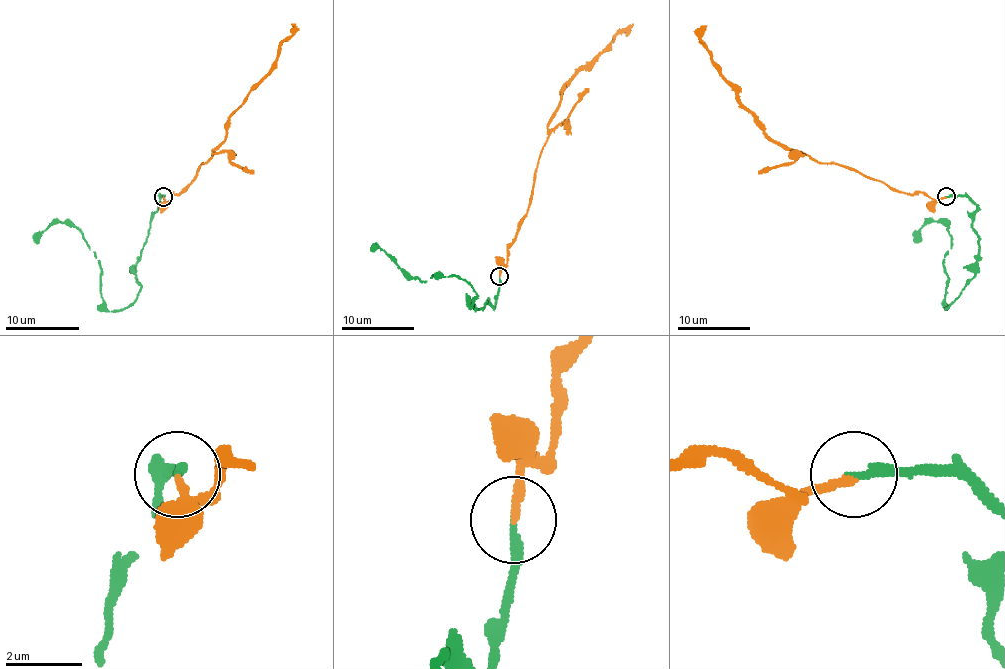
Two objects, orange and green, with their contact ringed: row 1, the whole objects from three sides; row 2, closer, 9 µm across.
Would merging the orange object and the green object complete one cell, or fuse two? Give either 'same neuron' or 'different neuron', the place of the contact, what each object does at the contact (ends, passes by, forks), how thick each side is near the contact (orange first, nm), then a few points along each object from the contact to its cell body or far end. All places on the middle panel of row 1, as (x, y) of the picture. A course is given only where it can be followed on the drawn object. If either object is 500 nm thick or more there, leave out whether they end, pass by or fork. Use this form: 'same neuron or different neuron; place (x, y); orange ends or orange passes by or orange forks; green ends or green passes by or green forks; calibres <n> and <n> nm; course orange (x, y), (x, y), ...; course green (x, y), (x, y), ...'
same neuron; place (499, 276); orange ends; green ends; calibres 190 and 200 nm; course orange (499, 276), (517, 223), (528, 208), (550, 118), (561, 101), (562, 88), (611, 39), (624, 30), (628, 36); course green (499, 276), (493, 307), (477, 308), (477, 294), (464, 279), (433, 274), (421, 281), (373, 245)

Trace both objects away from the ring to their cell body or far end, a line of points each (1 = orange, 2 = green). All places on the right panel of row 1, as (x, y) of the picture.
1: (946, 196), (935, 201), (920, 192), (893, 190), (878, 179), (778, 145), (717, 68), (700, 38), (706, 25)
2: (946, 196), (977, 207), (978, 239), (975, 277), (946, 308), (951, 234), (929, 221), (915, 243)

